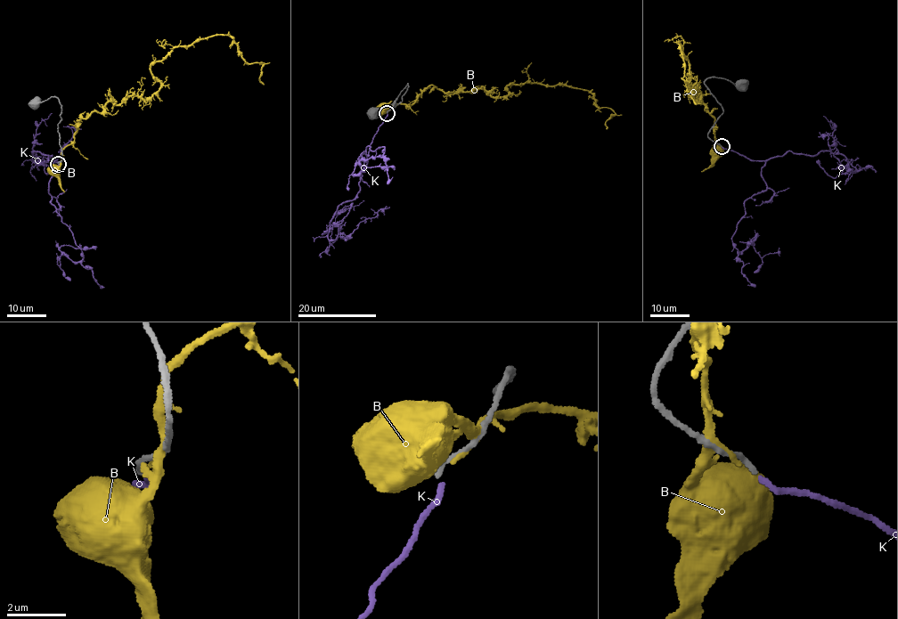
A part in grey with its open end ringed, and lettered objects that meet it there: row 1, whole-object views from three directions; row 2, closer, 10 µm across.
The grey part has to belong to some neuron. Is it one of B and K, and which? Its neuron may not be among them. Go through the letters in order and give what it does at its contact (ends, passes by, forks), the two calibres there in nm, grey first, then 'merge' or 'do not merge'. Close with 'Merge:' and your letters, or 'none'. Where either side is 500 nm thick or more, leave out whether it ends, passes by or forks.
B: it passes by; 180 nm thick on the grey side, 320 nm on the other; do not merge
K: it ends there; 170 nm thick on the grey side, 200 nm on the other; merge
Merge: K

